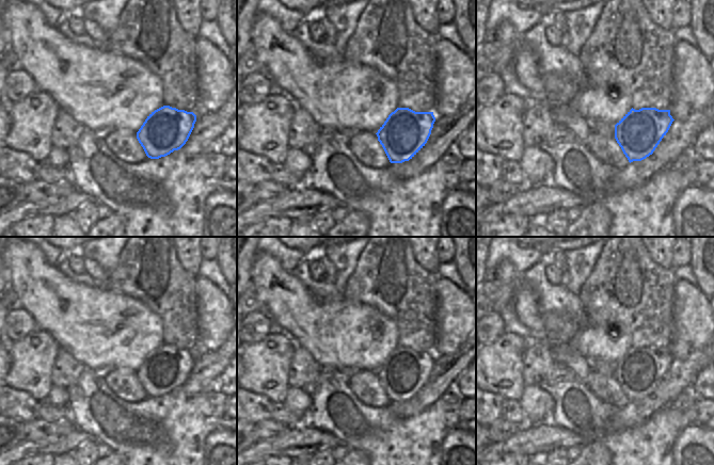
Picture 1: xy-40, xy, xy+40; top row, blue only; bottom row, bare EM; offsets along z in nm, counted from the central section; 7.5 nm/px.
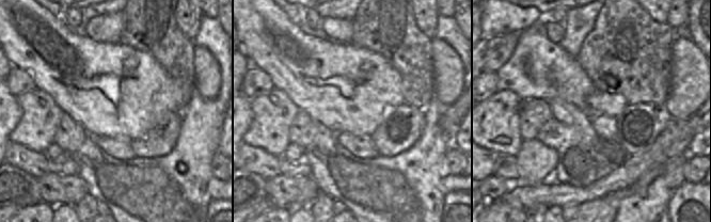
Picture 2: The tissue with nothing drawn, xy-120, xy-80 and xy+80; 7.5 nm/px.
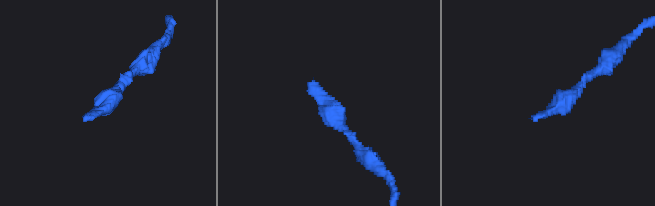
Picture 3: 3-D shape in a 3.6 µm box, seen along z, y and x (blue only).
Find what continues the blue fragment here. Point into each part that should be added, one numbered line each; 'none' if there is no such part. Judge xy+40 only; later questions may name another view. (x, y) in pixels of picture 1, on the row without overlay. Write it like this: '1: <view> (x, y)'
1: xy+40 (605, 386)

